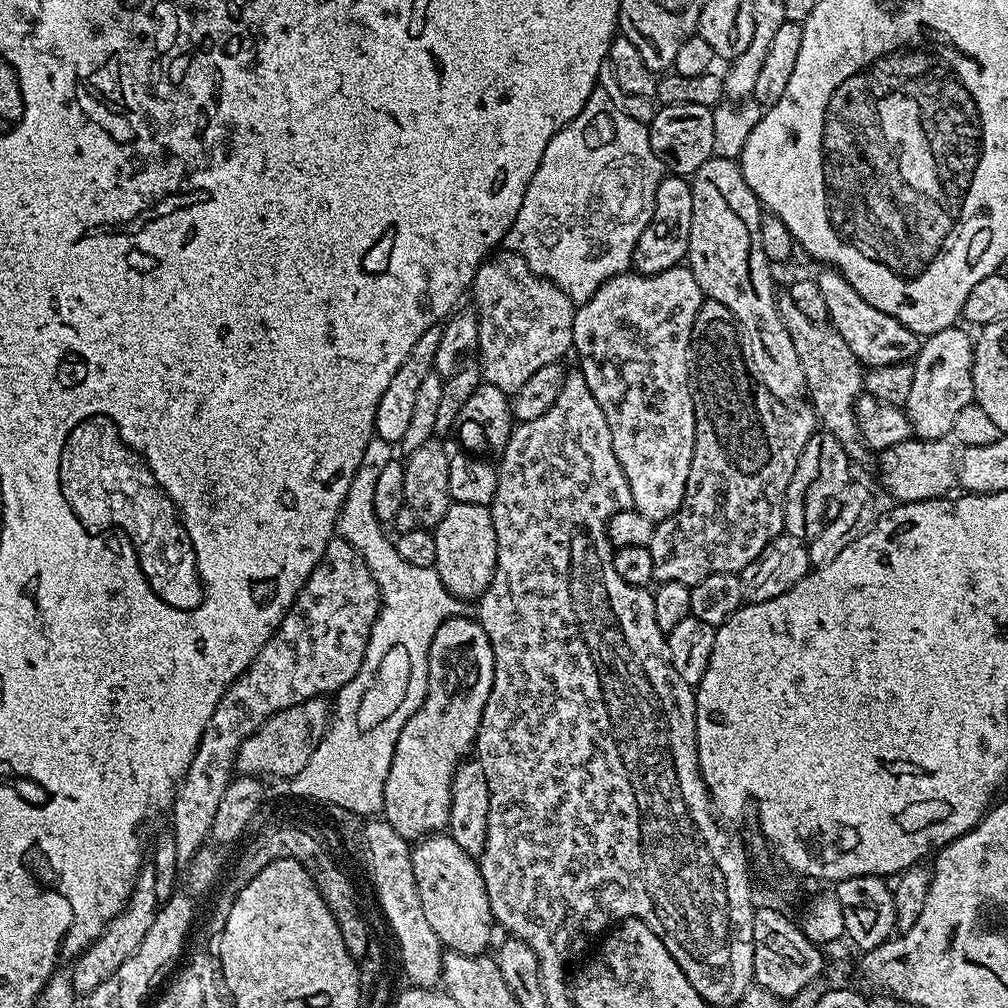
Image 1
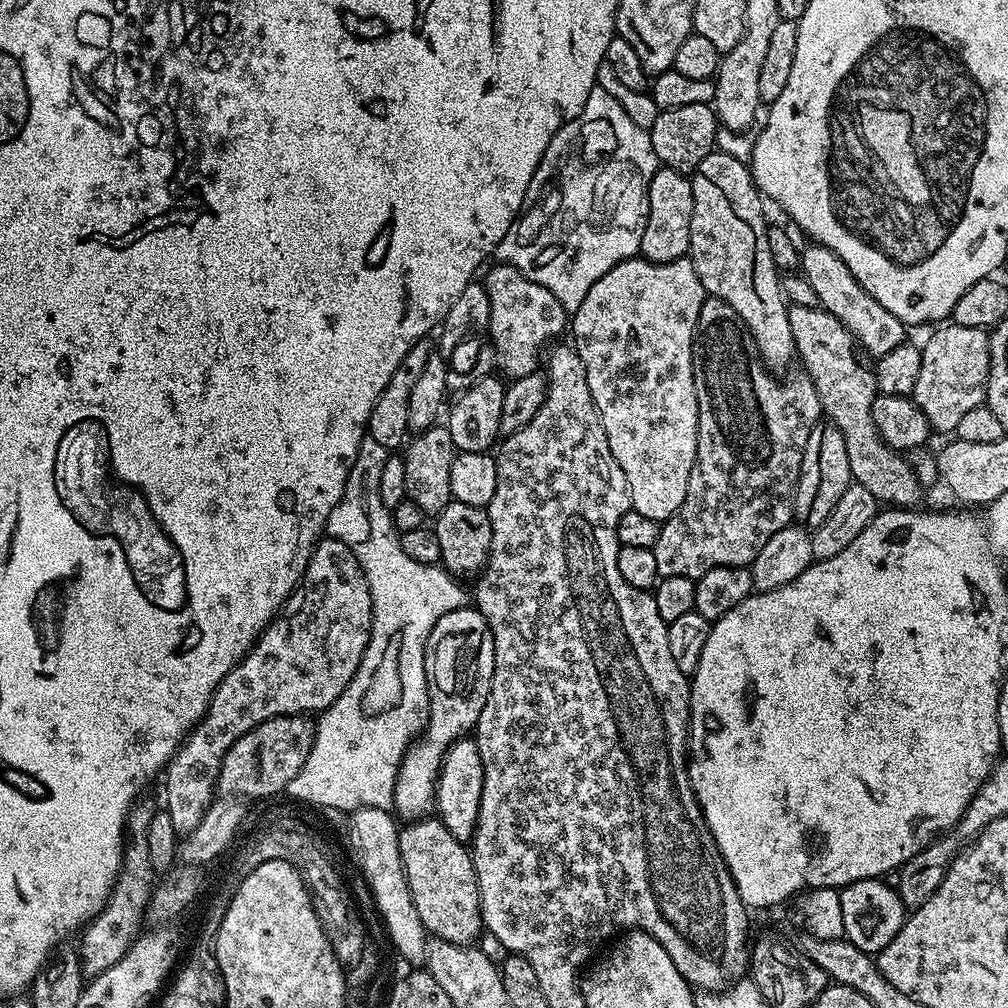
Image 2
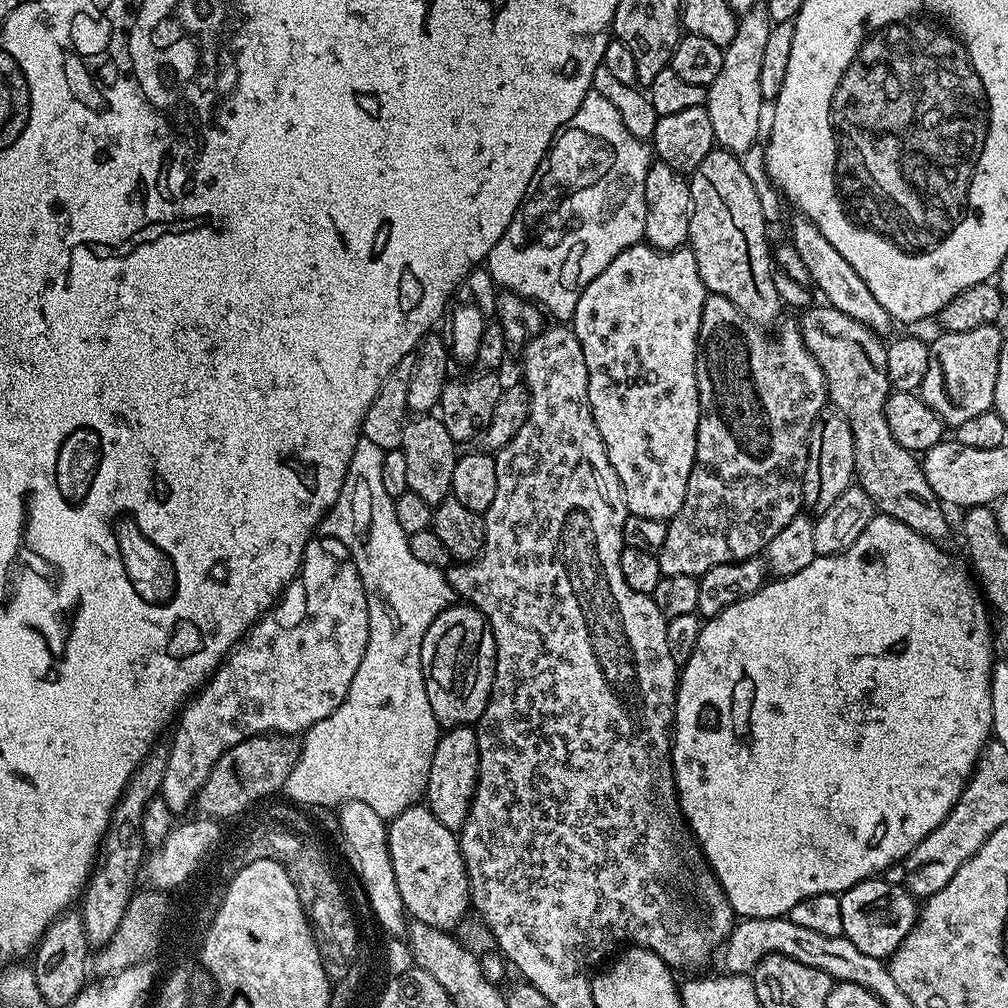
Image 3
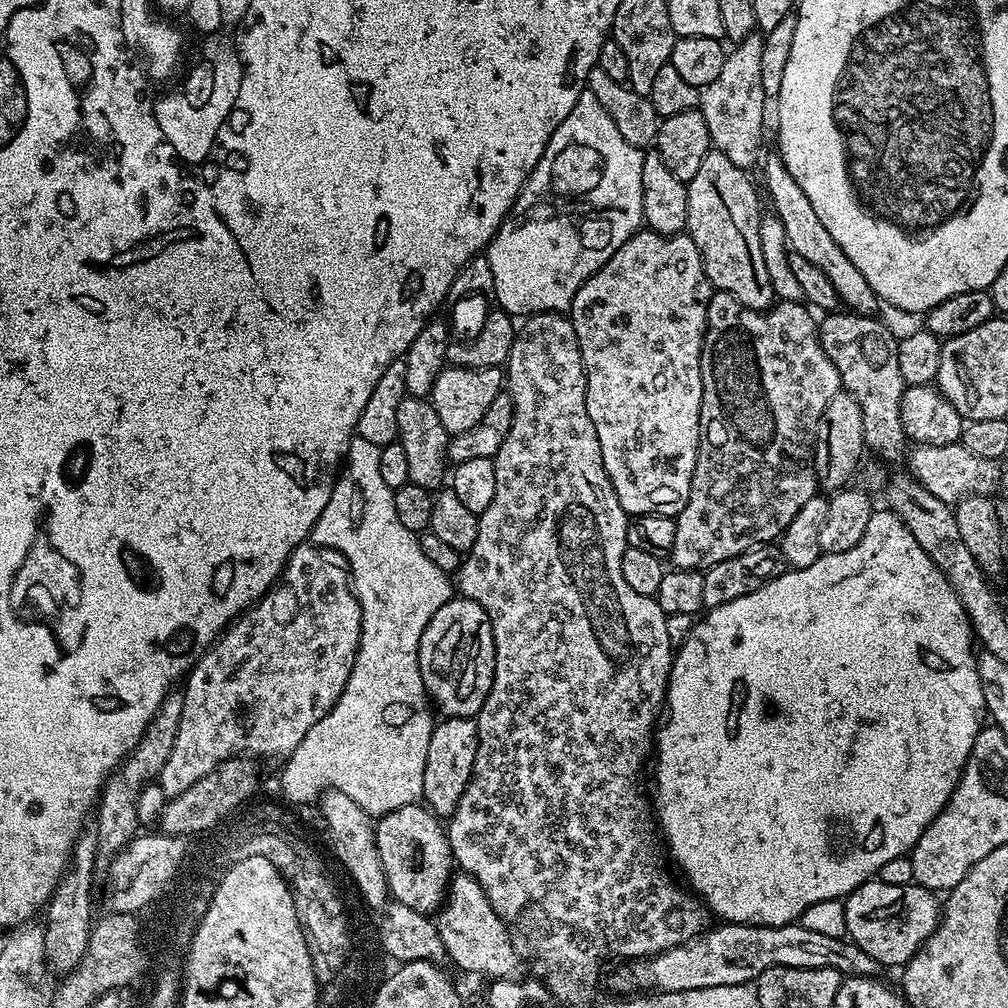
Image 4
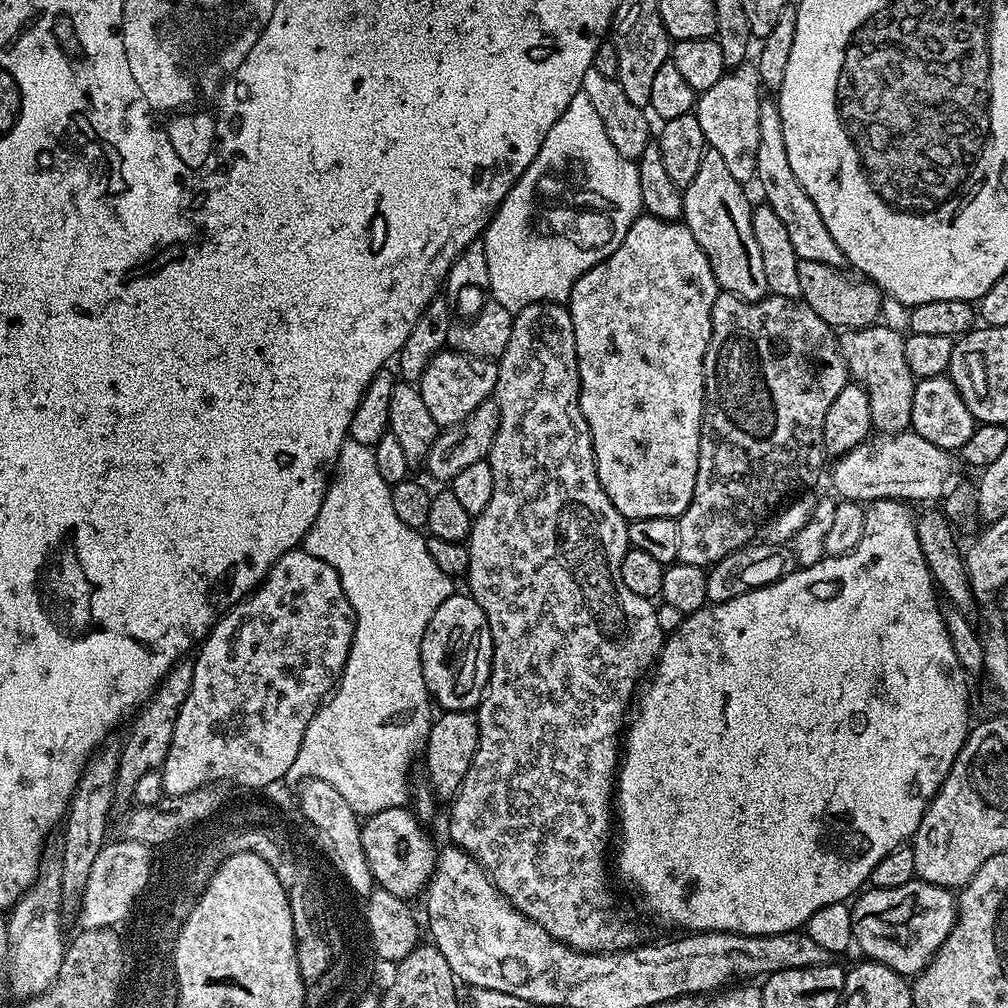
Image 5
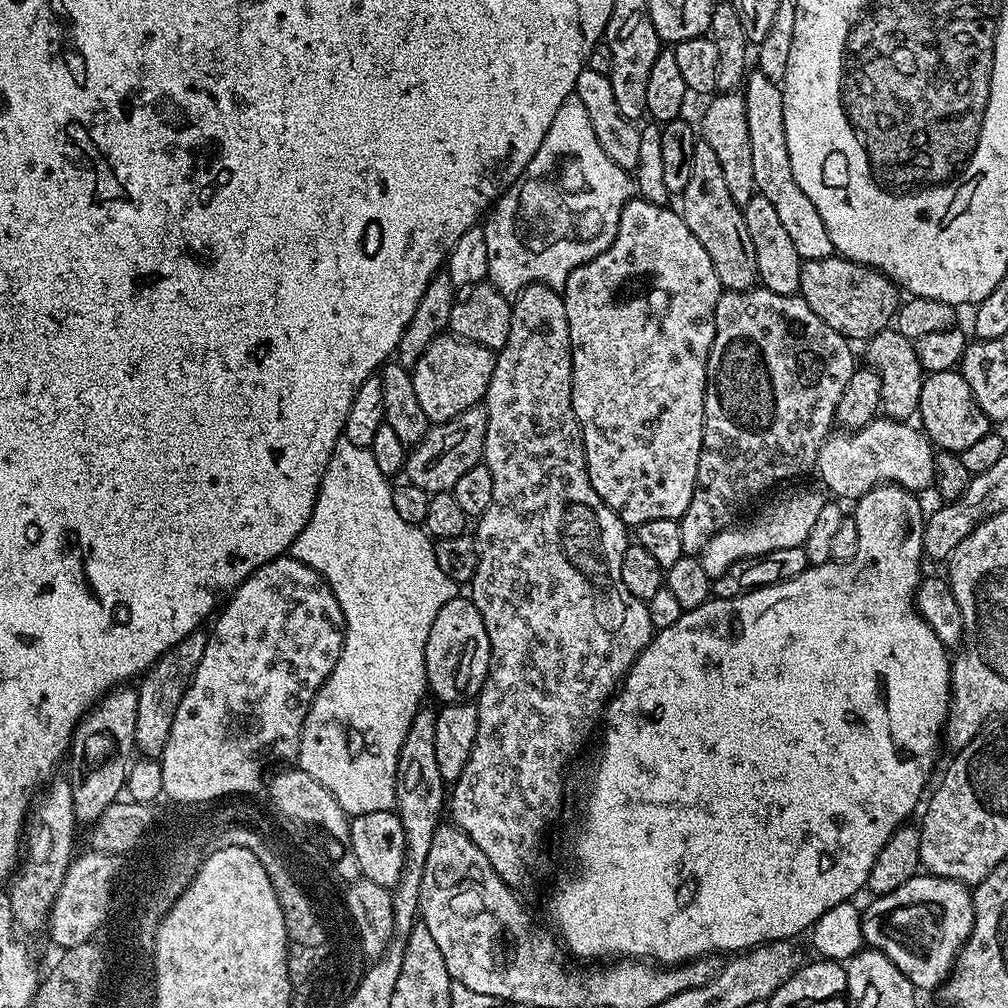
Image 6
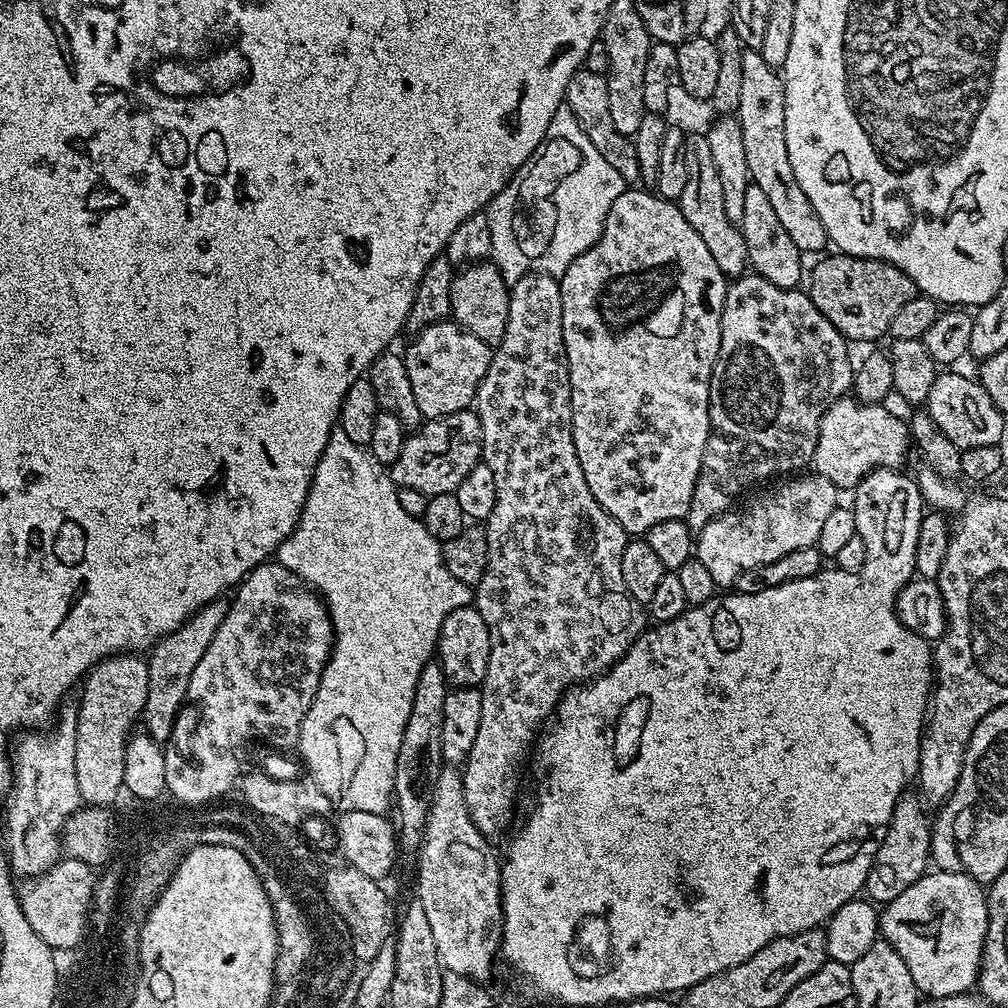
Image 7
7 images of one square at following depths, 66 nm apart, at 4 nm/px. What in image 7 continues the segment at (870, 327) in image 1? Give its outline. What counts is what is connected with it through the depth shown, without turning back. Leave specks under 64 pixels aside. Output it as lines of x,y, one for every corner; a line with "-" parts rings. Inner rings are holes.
745,50
742,54
742,102
738,121
751,183
762,186
786,234
790,234
801,253
823,253
823,248
830,244
826,226
822,226
822,218
818,218
814,206
810,206
810,198
802,194
802,186
798,186
798,178
794,178
794,166
790,166
790,154
786,151
784,81
777,69
766,66
766,58
762,58
758,50

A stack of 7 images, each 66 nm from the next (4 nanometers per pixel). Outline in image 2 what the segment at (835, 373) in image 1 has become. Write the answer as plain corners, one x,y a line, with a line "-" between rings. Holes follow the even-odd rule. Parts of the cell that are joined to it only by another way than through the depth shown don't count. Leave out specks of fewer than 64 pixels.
788,304
788,317
790,318
790,334
794,334
794,346
796,347
796,356
804,363
803,371
814,382
814,390
820,399
820,411
834,426
838,426
838,430
842,430
842,438
846,438
846,458
850,458
850,470
852,471
853,481
862,486
866,486
866,490
870,490
870,494
874,494
877,502
884,506
891,506
896,510
912,510
917,507
916,504
920,500
920,491
922,485
920,479
916,476
916,469
911,463
908,464
903,455
897,452
895,448
888,445
885,440
878,434
878,430
874,426
874,418
872,417
872,403
874,398
878,395
876,391
876,374
874,371
873,361
870,359
867,352
858,351
858,345
854,337
850,334
850,330
846,330
846,326
842,326
842,322
838,322
838,318
834,318
829,312
823,310
801,310
797,304

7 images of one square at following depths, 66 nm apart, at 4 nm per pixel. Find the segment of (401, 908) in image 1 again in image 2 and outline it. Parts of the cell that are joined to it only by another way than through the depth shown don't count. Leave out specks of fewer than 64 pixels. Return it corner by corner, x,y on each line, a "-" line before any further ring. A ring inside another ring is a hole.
358,808
351,813
349,820
352,821
348,824
348,830
346,829
346,844
350,849
350,856
352,854
357,866
361,868
357,869
369,886
391,947
396,947
412,966
423,965
430,936
415,909
414,898
411,897
404,873
402,854
399,853
401,829
398,827
397,817
386,808

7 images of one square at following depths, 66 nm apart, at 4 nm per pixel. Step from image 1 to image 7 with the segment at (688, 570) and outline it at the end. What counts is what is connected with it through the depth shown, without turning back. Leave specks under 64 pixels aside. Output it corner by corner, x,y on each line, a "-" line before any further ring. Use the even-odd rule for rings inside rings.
755,274
735,277
729,283
726,302
722,306
718,358
710,378
708,444
694,486
694,498
690,498
686,517
689,528
702,529
728,511
741,499
743,488
775,472
792,474
813,463
824,411
852,387
854,360
848,357
848,348
849,341
820,313
818,306
814,306
807,291
779,288
774,282
766,282
766,278

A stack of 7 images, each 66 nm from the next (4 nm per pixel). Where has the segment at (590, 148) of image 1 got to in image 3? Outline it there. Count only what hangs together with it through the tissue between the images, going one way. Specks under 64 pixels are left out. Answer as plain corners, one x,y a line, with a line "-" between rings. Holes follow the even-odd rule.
594,90
588,92
574,118
570,118
552,139
552,146
542,158
519,210
510,226
506,226
506,234
502,234
494,250
490,250
486,267
497,285
535,302
547,315
549,312
553,316
553,321
571,321
582,290
586,290
622,250
644,240
646,170
653,162
649,145
626,130
610,98
602,98
602,94

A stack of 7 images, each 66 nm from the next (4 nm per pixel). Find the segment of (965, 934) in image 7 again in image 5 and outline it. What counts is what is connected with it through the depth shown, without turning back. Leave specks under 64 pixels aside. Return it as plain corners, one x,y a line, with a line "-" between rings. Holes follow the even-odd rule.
919,878
906,882
906,886
873,888
861,891
851,905
852,938
855,947
860,947
869,960
890,966
905,978
915,978
932,961
932,955
940,949
958,919
958,900
949,889
934,886

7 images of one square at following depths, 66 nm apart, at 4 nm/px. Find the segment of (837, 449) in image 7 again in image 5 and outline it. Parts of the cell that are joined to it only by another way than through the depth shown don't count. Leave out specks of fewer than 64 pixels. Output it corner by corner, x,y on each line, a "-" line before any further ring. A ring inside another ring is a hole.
911,430
895,434
876,434
854,446
854,450
835,457
831,491
837,497
857,502
939,501
950,487
952,456
953,453
949,449
934,446
934,442
926,442
926,438

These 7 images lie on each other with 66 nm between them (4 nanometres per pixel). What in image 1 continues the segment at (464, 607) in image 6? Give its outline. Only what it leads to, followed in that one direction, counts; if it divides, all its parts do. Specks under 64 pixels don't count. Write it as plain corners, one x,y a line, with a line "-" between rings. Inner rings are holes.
471,615
451,616
442,622
442,626
438,626
438,634
434,634
428,655
428,693
424,704
412,713
406,726
402,726
402,734
398,734
390,774
384,787
383,819
388,820
390,826
394,826
394,830
402,834
406,841
416,842
433,833
443,833
448,827
452,779
457,764
473,751
482,722
482,710
490,696
494,662
490,638
479,619

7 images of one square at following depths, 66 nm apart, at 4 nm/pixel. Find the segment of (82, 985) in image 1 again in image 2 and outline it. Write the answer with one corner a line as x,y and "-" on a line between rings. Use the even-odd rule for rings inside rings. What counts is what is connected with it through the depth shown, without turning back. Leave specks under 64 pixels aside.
137,799
128,812
124,861
120,863
120,876
116,879
116,885
113,886
103,910
84,925
82,935
79,937
81,938
80,948
78,947
80,966
84,969
85,977
88,978
110,970
110,966
114,966
114,962
118,962
118,958
122,958
128,947
137,939
141,931
140,923
143,925
146,920
148,899
152,896
158,873
151,866
150,851
147,846
147,834
154,806
144,799

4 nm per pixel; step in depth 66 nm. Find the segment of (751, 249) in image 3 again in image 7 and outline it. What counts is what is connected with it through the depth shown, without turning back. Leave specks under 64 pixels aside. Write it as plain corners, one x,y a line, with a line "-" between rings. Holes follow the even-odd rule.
686,135
686,166
686,190
682,190
678,201
686,222
698,230
698,238
706,242
706,250
710,250
714,262
718,262
718,270
722,270
724,276
735,278
745,275
749,267
746,242
739,227
726,216
721,179
711,158
706,135

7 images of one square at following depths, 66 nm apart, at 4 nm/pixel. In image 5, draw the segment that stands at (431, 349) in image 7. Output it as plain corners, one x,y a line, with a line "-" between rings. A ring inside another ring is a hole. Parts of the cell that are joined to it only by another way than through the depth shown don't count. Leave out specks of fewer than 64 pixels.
442,350
426,366
418,387
426,410
434,417
441,429
452,428
474,414
482,402
486,402
495,393
498,382
498,363
496,360
483,360
477,356
467,356
461,352

